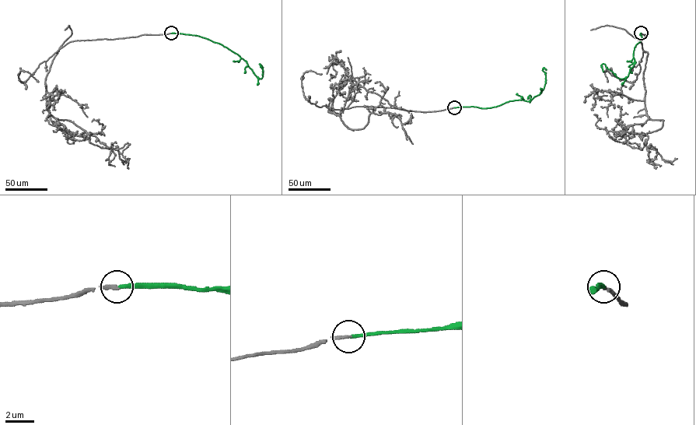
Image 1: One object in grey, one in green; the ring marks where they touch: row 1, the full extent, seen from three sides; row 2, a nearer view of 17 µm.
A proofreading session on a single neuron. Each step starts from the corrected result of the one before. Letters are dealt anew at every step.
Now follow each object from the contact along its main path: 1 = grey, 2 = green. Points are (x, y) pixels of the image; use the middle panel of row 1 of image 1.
1: (454, 107), (328, 110), (352, 129), (362, 128), (371, 113), (390, 113), (403, 124), (410, 115), (411, 122)
2: (454, 107), (491, 107), (520, 100), (529, 102), (543, 89), (546, 79), (542, 69), (546, 70)

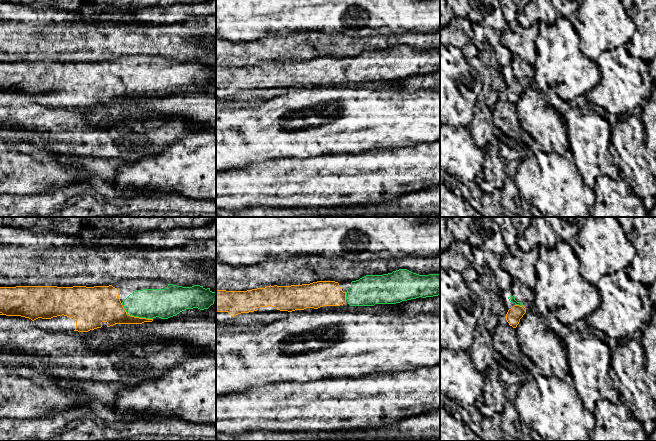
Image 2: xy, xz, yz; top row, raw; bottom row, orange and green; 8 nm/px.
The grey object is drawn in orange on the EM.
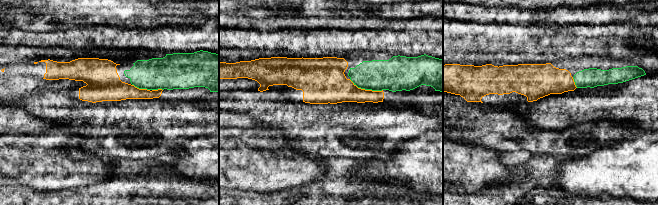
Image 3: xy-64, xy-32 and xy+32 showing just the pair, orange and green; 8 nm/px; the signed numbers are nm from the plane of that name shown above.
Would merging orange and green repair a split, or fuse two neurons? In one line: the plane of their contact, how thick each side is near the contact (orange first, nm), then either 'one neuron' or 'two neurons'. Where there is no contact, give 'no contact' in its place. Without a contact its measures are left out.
xy | 240/240 nm | one neuron

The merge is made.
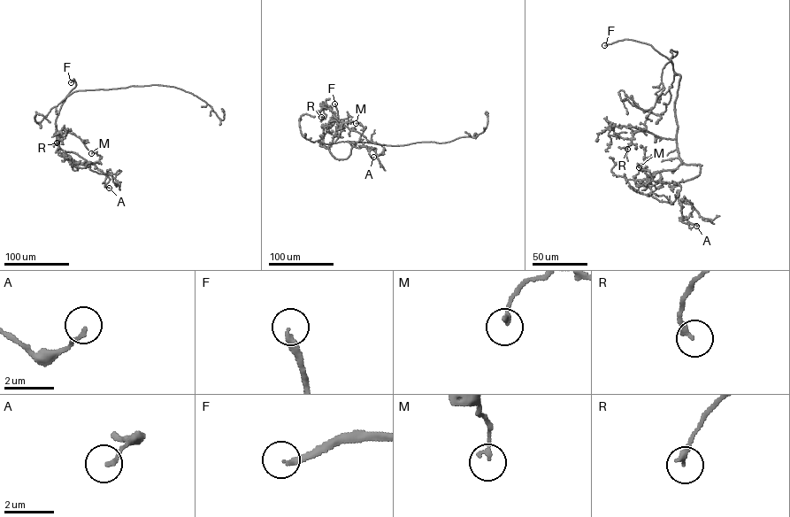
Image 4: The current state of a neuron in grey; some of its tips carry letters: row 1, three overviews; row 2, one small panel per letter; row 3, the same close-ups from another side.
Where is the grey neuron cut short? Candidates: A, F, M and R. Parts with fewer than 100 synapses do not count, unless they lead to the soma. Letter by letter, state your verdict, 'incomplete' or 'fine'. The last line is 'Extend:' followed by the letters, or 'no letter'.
A: fine
F: incomplete
M: fine
R: fine
Extend: F

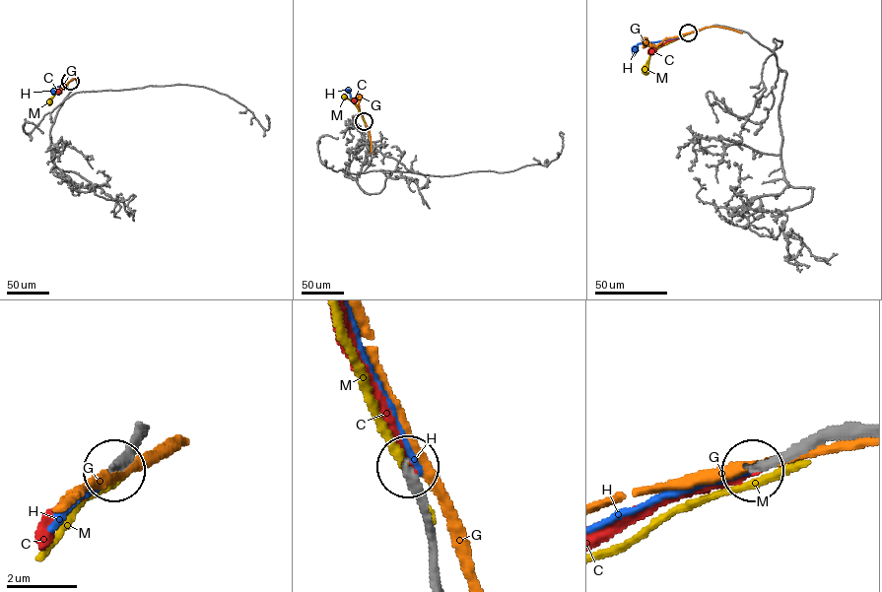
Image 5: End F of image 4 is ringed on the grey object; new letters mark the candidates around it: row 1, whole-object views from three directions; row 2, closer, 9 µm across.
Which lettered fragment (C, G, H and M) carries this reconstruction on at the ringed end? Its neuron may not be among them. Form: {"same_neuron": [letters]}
{"same_neuron": ["C"]}

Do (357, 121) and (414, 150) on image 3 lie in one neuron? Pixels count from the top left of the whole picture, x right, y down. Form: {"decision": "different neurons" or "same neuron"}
{"decision": "different neurons"}

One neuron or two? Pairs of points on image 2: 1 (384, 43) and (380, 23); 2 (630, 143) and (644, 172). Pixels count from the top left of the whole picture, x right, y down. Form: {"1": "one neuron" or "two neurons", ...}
{"1": "two neurons", "2": "one neuron"}

